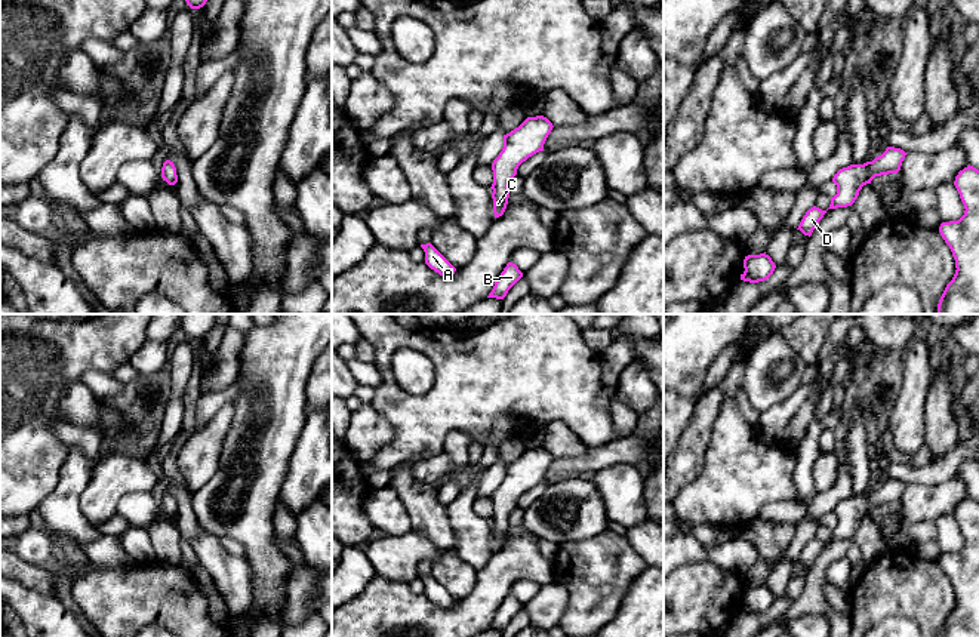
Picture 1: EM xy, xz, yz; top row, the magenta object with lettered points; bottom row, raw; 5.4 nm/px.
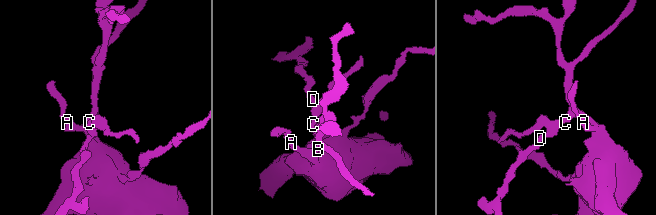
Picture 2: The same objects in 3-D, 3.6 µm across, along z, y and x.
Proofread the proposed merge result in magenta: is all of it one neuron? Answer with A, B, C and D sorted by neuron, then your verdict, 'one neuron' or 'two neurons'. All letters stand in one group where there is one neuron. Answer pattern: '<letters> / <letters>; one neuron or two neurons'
A B C D; one neuron

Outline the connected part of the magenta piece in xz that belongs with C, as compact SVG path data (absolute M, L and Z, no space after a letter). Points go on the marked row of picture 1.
M527 117L518 127L504 135L504 148L492 163L493 213L504 215L508 204L508 185L517 175L518 166L533 154L544 151L544 144L552 130L552 123L544 117Z

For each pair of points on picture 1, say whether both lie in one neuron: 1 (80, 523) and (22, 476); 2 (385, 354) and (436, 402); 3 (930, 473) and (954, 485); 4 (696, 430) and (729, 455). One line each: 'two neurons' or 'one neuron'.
1: two neurons
2: one neuron
3: two neurons
4: two neurons

